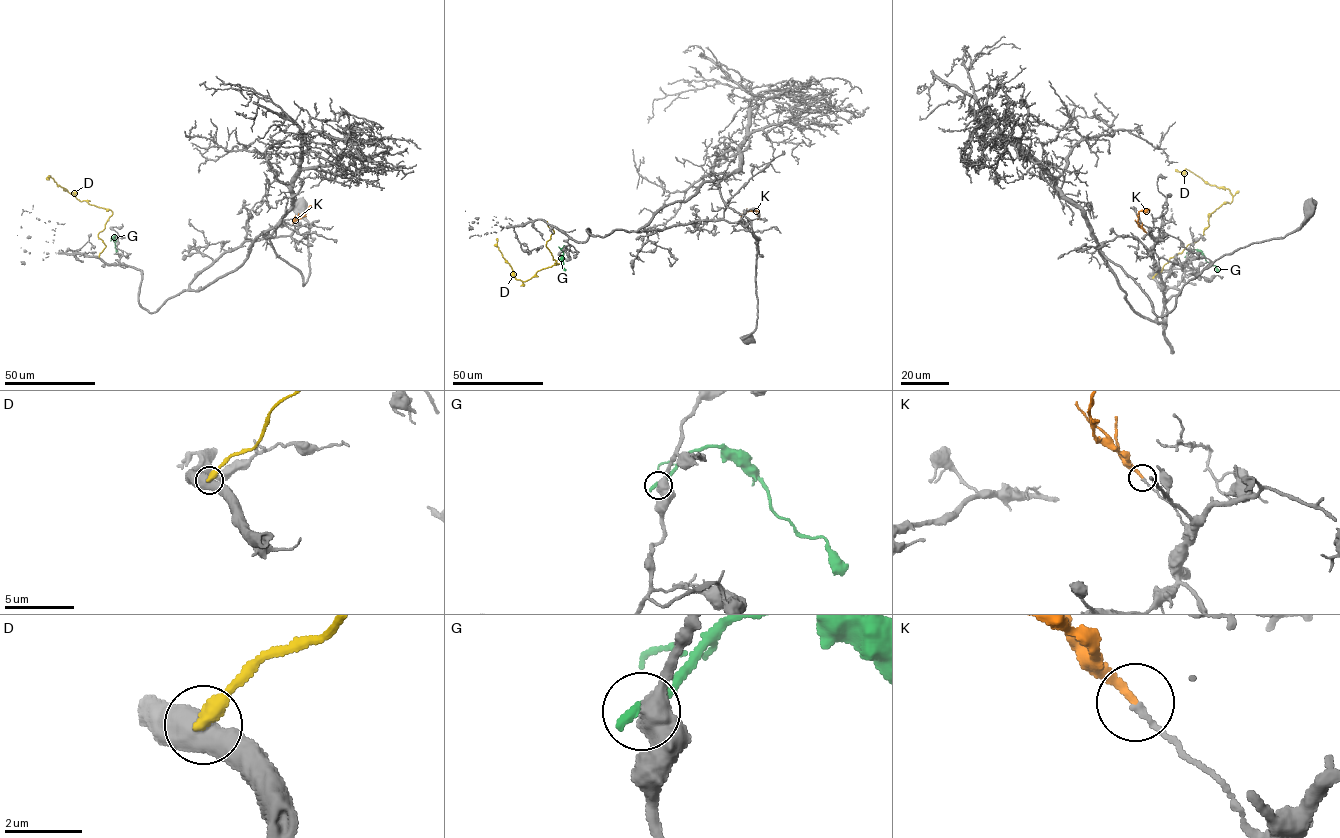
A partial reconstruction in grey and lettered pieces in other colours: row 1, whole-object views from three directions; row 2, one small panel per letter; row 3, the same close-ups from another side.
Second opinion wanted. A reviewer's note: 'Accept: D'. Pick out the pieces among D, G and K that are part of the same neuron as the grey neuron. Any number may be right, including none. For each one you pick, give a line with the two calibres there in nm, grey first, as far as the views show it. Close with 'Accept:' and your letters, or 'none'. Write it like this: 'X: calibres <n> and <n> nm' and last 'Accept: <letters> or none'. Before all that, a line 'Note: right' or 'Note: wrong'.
Note: wrong
Accept: none

